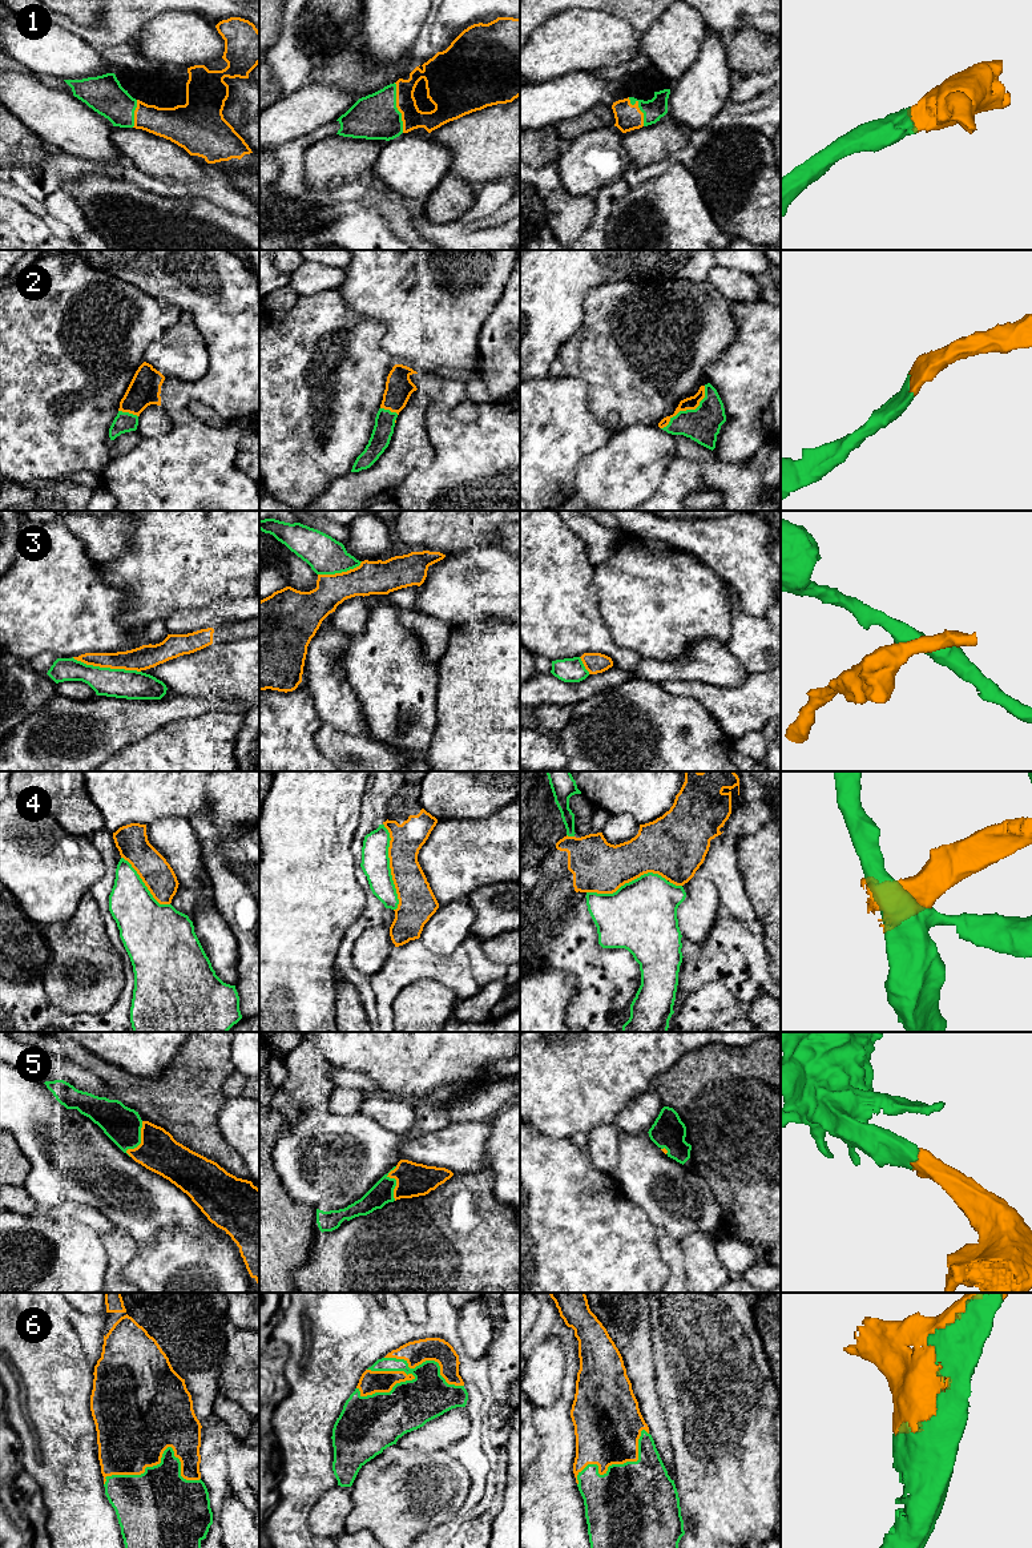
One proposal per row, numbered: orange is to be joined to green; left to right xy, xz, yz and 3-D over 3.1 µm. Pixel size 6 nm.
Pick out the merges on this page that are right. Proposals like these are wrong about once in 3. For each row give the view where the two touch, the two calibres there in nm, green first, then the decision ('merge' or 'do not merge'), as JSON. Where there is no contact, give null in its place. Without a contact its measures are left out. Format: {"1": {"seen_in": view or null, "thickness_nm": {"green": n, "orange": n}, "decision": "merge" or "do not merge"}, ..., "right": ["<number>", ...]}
{"1": {"seen_in": "xz", "thickness_nm": {"green": 280, "orange": 130}, "decision": "merge"}, "2": {"seen_in": "yz", "thickness_nm": {"green": 220, "orange": 80}, "decision": "merge"}, "3": {"seen_in": "xy", "thickness_nm": {"green": 180, "orange": 140}, "decision": "do not merge"}, "4": {"seen_in": "xz", "thickness_nm": {"green": 180, "orange": 220}, "decision": "do not merge"}, "5": {"seen_in": "xy", "thickness_nm": {"green": 220, "orange": 240}, "decision": "merge"}, "6": {"seen_in": "xy", "thickness_nm": {"green": 420, "orange": 440}, "decision": "merge"}, "right": ["1", "2", "5", "6"]}

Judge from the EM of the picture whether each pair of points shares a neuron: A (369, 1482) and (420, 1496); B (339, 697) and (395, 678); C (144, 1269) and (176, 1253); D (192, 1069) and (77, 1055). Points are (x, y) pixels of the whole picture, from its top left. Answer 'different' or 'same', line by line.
A: same
B: different
C: same
D: same

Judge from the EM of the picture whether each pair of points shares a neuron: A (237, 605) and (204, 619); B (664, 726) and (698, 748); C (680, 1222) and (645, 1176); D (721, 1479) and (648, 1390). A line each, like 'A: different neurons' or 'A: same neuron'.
A: same neuron
B: same neuron
C: same neuron
D: different neurons

